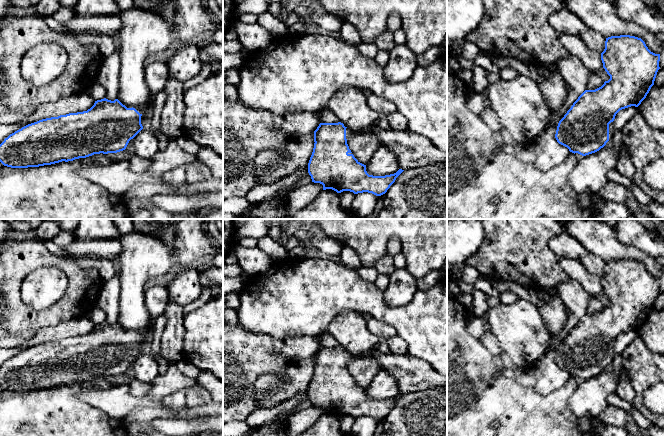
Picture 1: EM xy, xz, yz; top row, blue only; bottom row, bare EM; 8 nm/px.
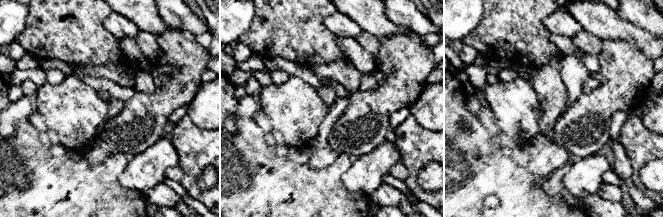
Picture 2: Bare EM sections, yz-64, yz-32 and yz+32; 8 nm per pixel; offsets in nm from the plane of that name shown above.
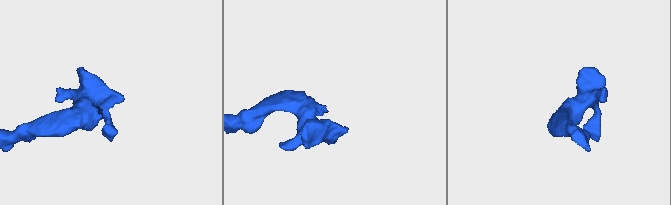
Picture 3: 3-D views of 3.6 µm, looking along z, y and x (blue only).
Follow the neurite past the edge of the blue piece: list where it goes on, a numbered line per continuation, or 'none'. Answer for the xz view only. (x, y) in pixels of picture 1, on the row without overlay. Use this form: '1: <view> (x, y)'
1: xz (412, 374)

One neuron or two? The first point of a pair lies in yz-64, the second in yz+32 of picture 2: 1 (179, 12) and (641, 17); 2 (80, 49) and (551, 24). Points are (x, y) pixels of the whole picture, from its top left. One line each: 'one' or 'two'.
1: one
2: two

